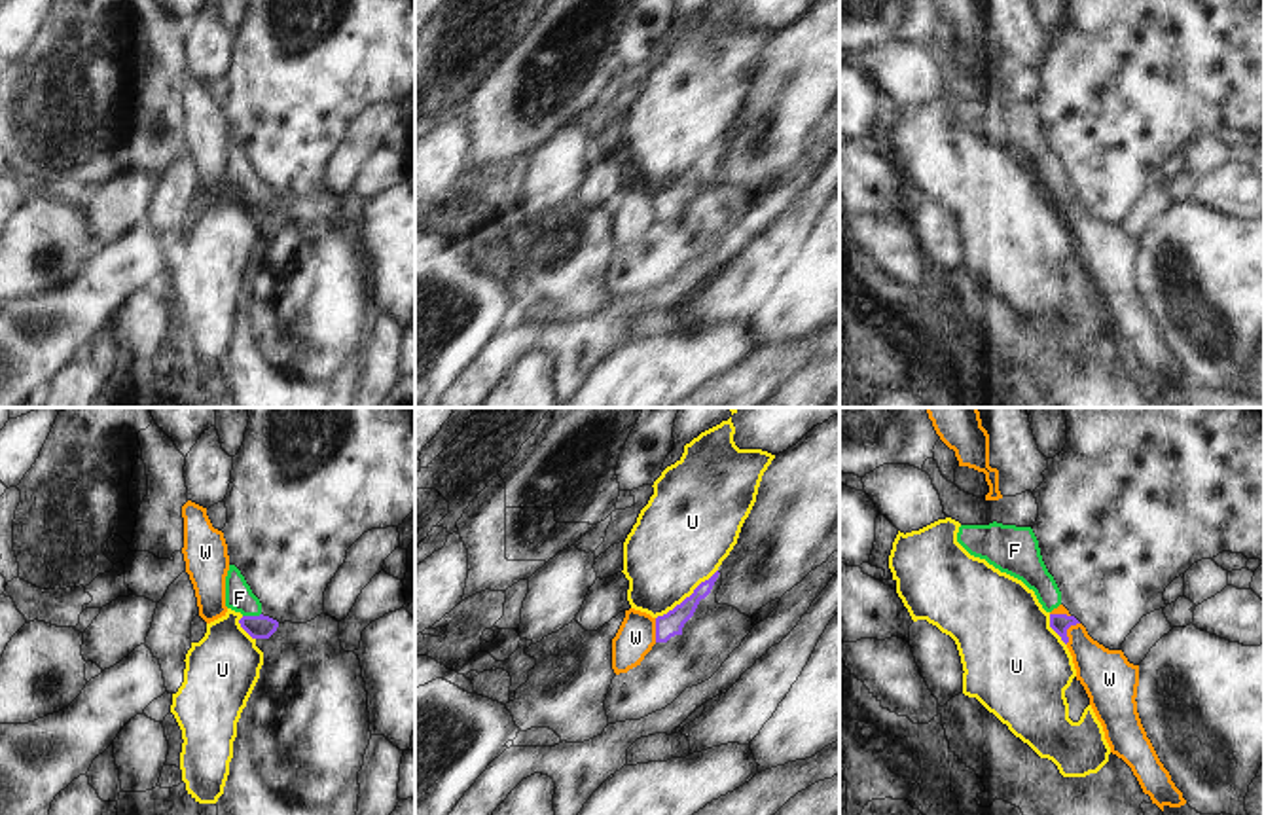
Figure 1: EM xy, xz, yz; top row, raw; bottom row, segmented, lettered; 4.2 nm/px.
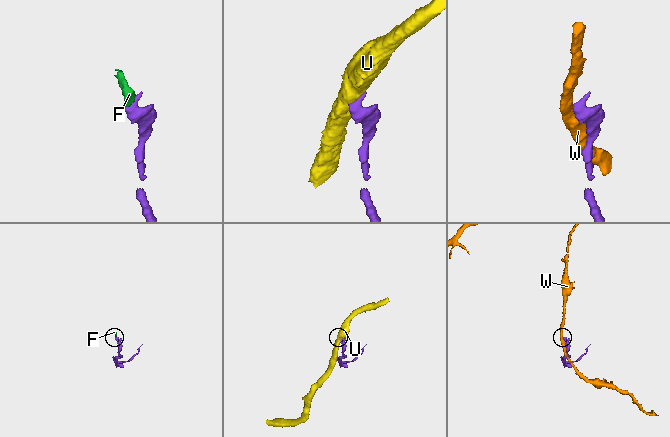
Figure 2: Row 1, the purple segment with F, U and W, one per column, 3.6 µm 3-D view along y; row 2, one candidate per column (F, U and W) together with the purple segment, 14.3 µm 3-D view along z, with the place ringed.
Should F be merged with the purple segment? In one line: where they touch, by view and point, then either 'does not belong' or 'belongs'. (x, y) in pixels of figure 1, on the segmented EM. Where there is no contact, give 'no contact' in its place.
contact xy (251, 616); belongs

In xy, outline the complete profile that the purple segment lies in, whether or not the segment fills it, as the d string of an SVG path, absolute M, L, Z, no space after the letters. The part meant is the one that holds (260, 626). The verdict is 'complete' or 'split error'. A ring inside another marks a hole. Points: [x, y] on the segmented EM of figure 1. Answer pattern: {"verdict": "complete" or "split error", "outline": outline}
{"verdict": "split error", "outline": "M235 565L226 576L226 607L243 614L239 624L252 639L269 639L279 627L277 620L262 614L260 599Z"}

